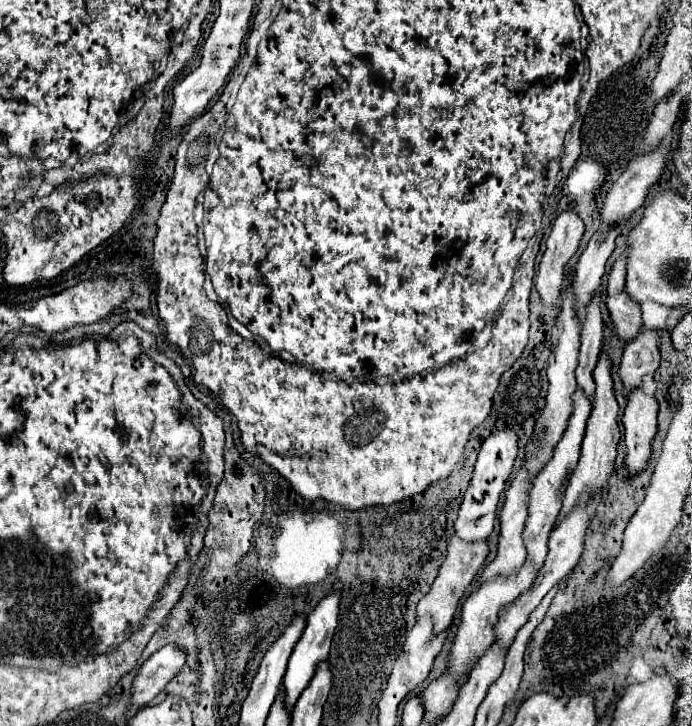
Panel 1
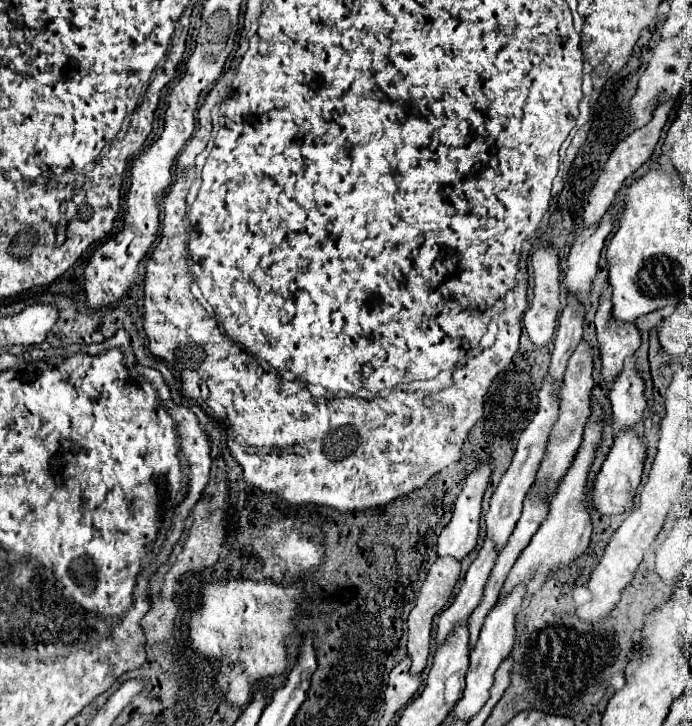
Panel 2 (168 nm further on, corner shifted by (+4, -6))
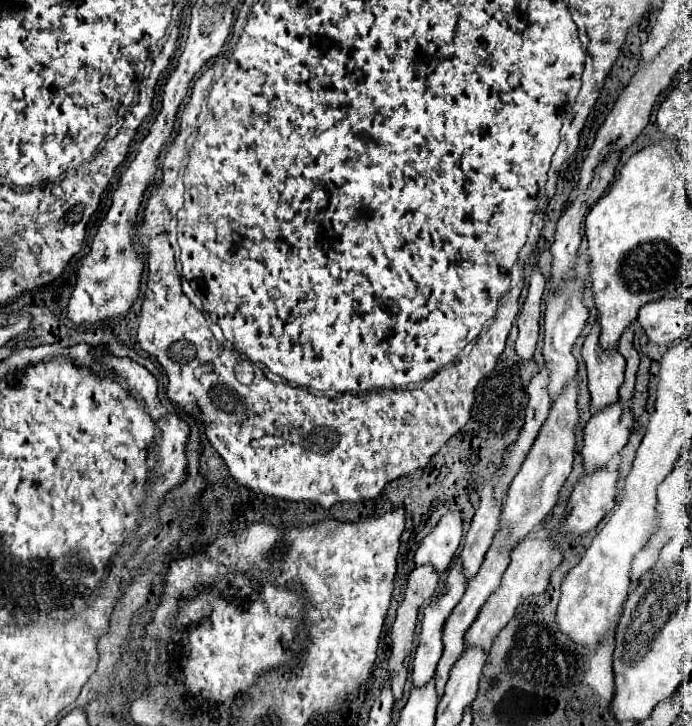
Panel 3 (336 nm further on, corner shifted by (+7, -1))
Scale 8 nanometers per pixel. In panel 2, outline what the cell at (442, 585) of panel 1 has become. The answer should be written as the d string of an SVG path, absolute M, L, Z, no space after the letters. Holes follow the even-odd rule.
M438 558L432 564L432 568L430 568L430 572L428 572L428 576L426 576L422 588L420 588L420 594L416 598L416 606L408 614L408 656L412 660L412 666L410 666L410 672L412 674L422 672L422 668L426 666L428 652L430 652L430 632L432 632L434 614L438 614L446 606L446 602L448 602L448 598L450 598L450 594L454 590L454 584L460 578L460 570L462 568L460 568L460 562L458 560Z

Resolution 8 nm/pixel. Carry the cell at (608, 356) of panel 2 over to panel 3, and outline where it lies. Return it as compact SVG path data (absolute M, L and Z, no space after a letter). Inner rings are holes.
M593 325L593 331L587 335L583 343L583 359L587 365L589 391L591 391L591 411L599 411L619 397L619 387L623 383L625 373L625 357L613 351L601 351L601 343L597 343L601 335L601 327Z

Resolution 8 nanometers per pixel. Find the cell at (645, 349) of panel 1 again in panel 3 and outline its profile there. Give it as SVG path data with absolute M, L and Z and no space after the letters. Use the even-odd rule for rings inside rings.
M617 401L605 411L591 415L583 427L583 465L587 471L609 465L627 445L633 427L633 411L629 405Z

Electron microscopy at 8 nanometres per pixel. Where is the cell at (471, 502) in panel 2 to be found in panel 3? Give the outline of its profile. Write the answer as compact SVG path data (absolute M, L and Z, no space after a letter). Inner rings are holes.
M449 511L441 517L437 527L421 541L415 553L415 565L431 563L437 571L445 571L457 553L463 537L461 511Z

